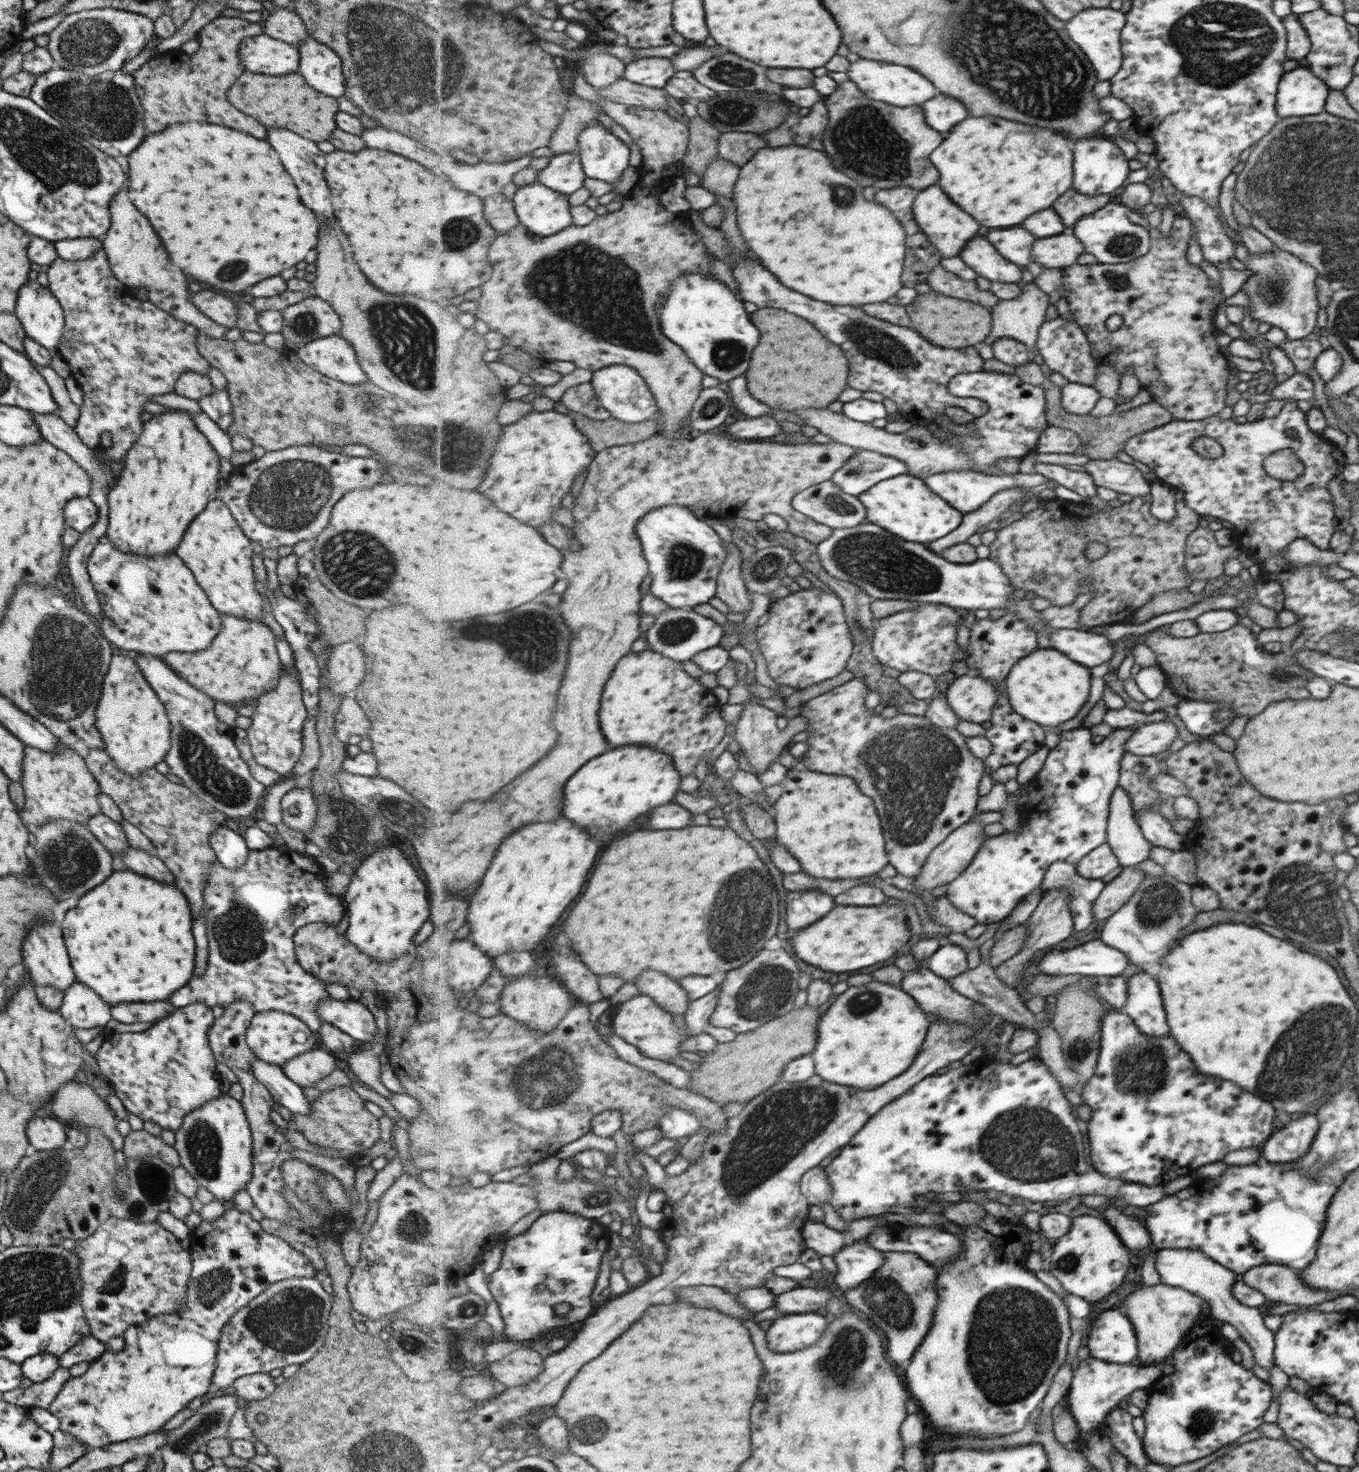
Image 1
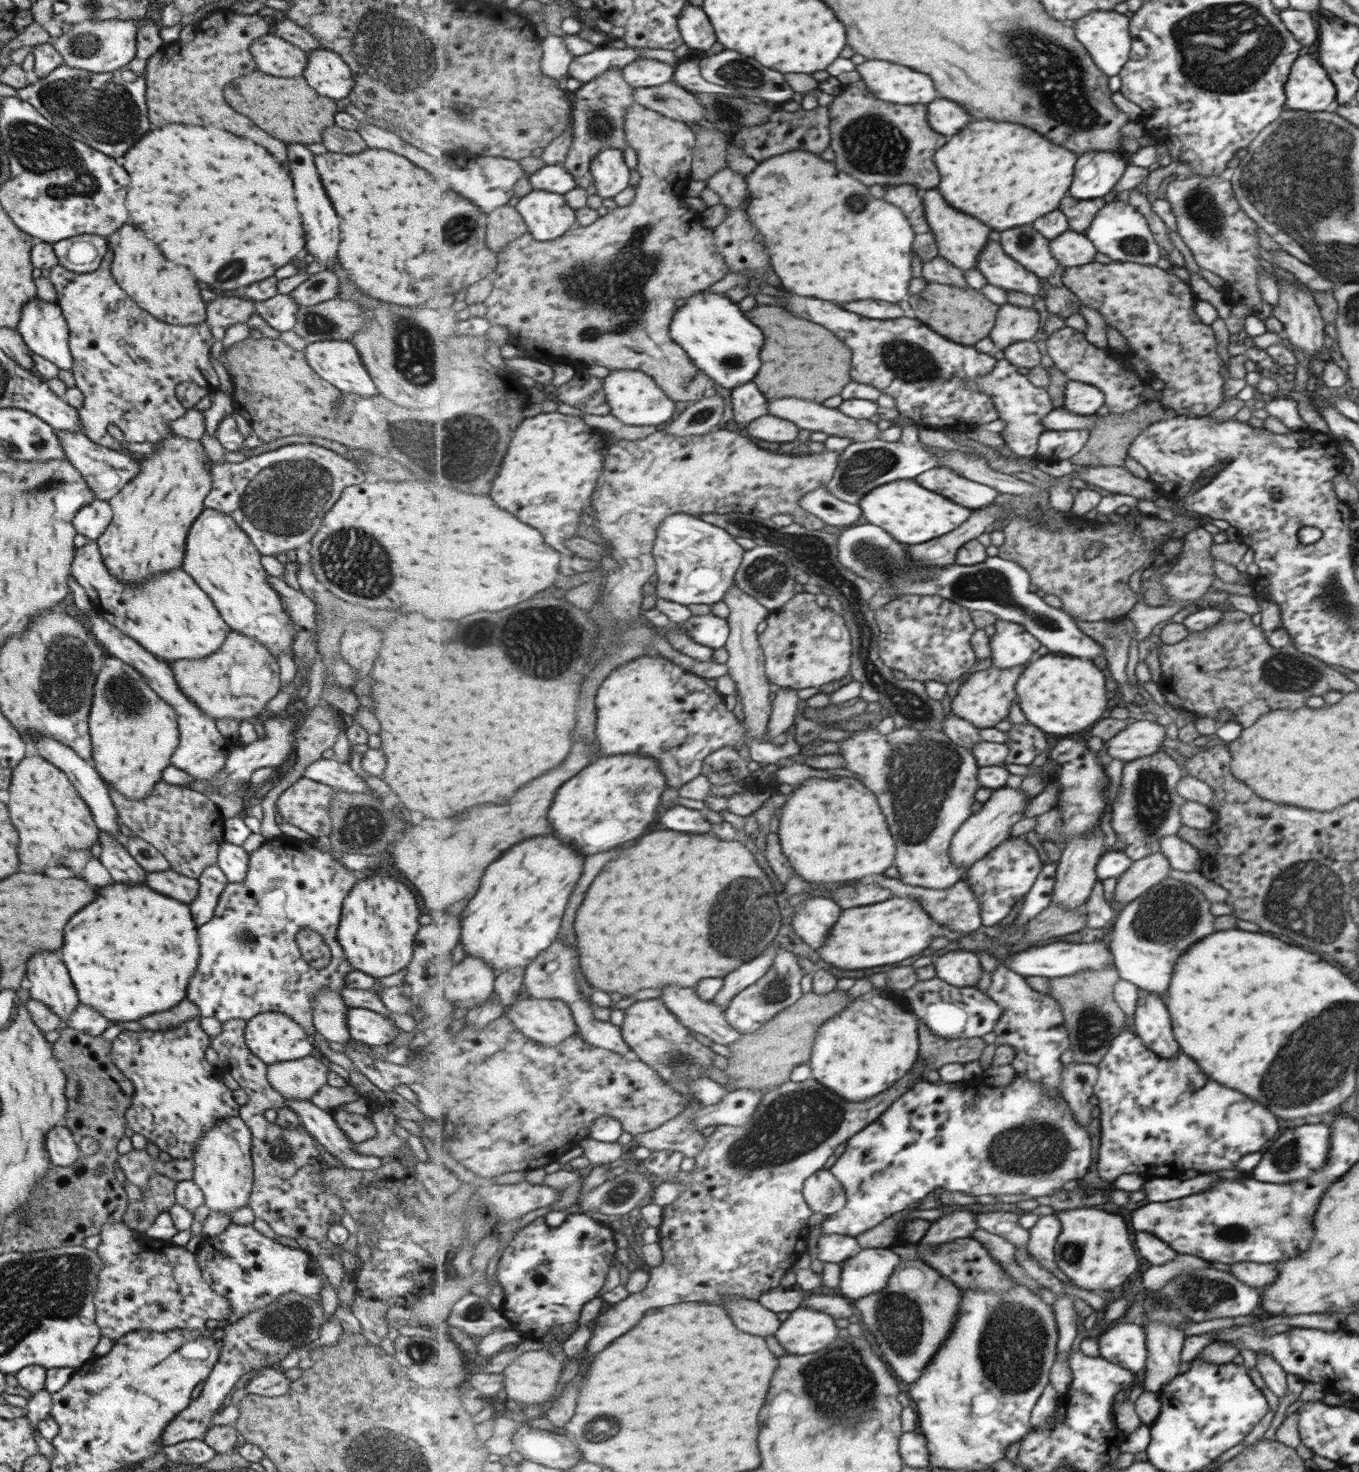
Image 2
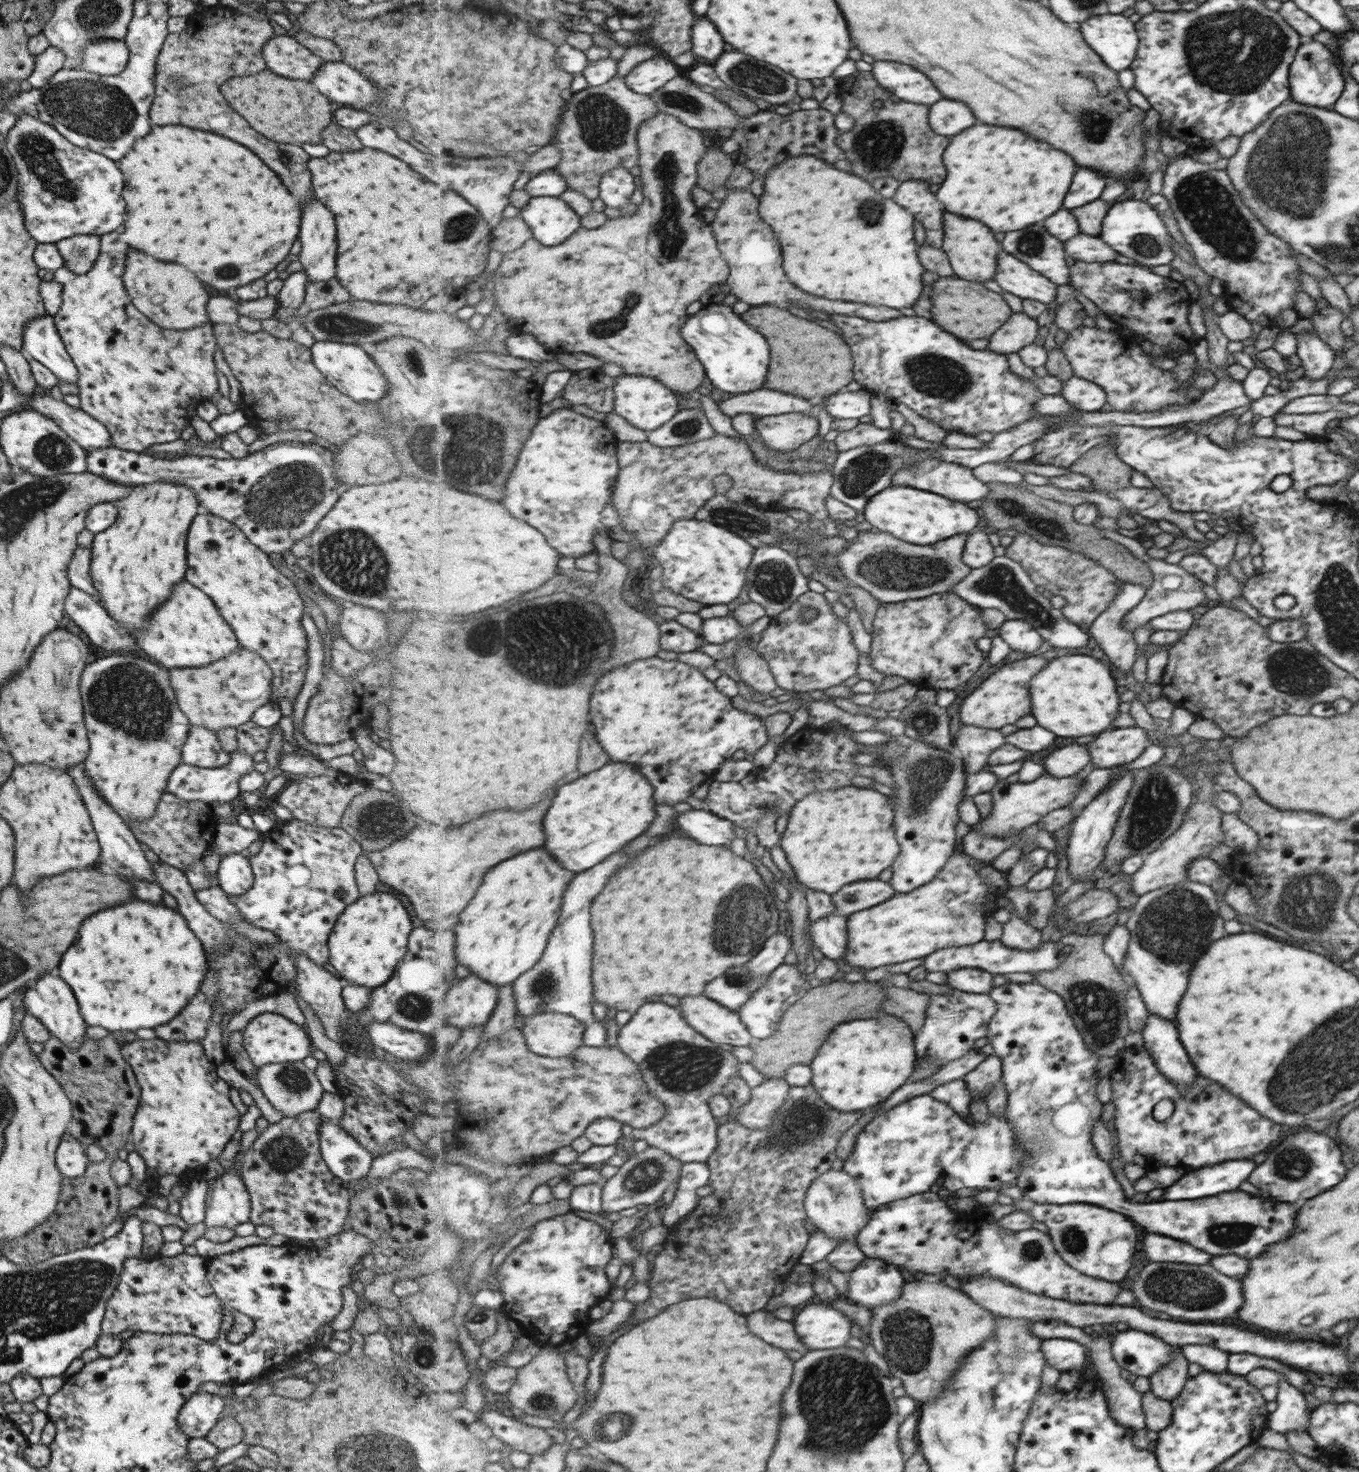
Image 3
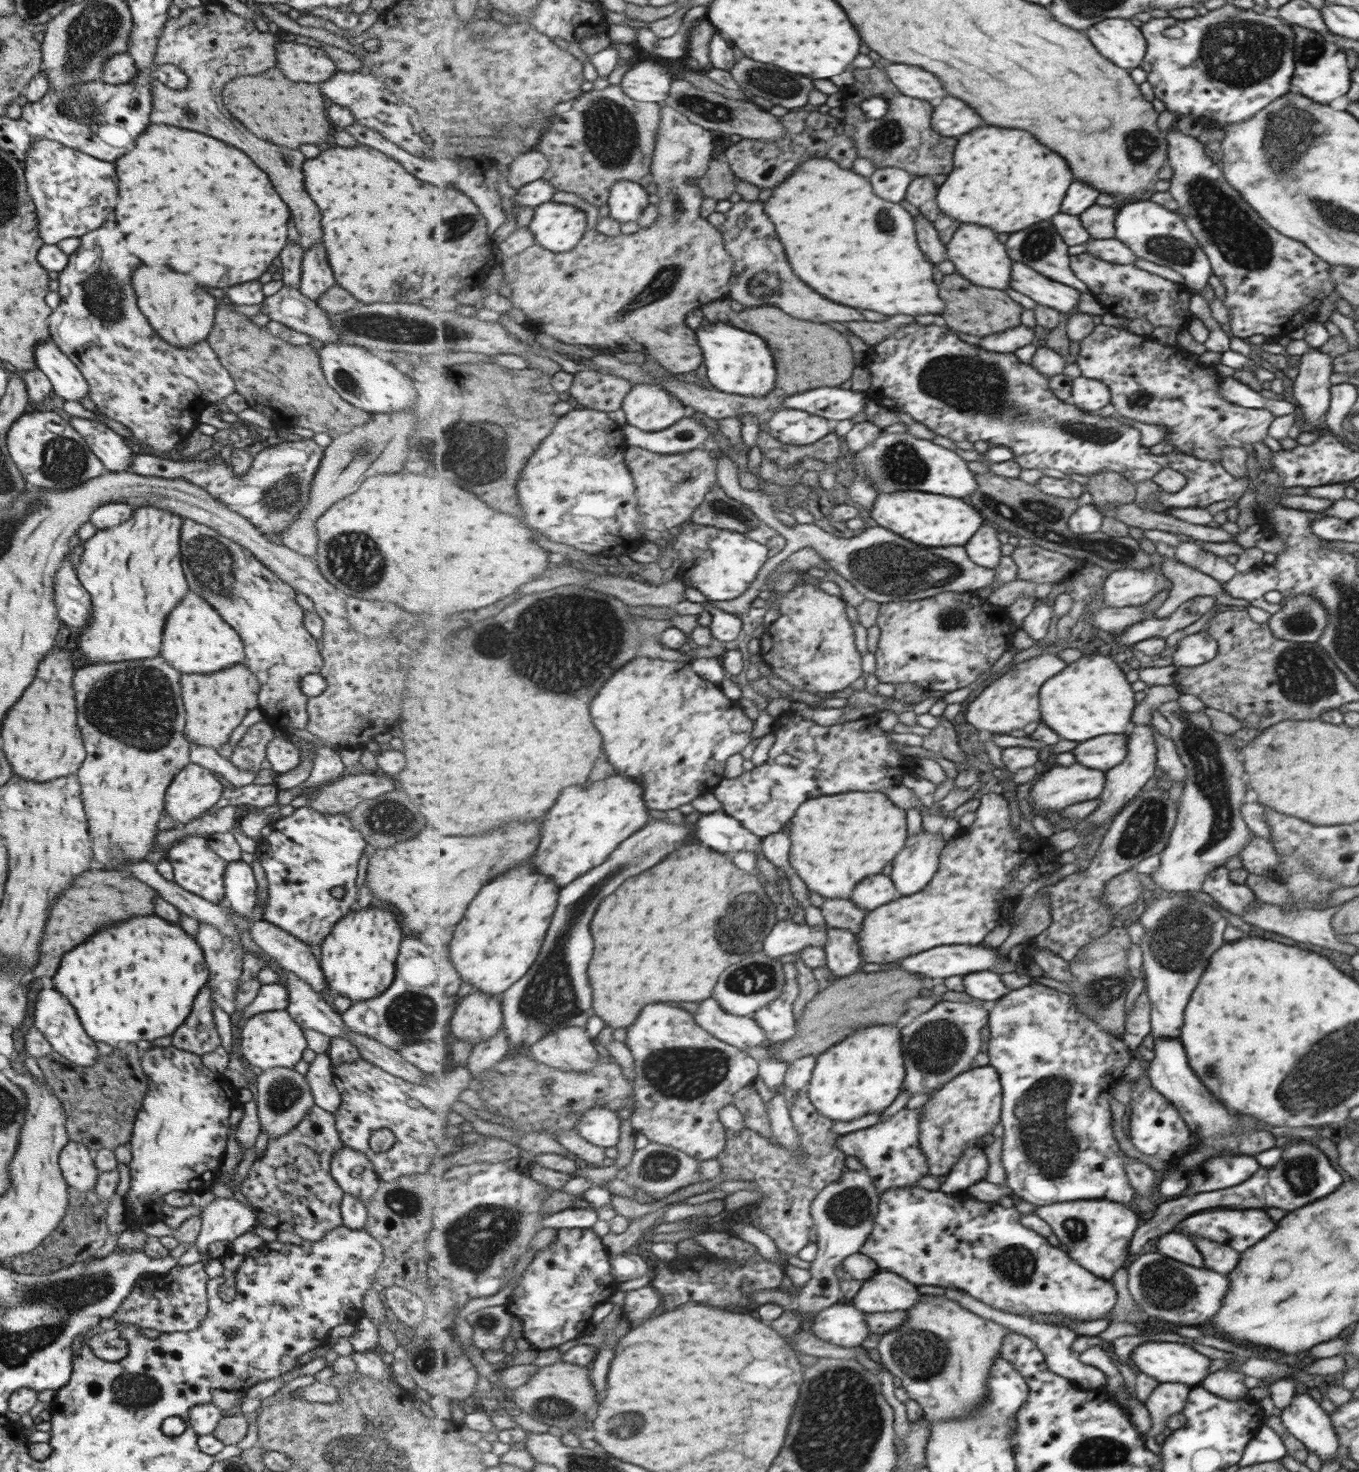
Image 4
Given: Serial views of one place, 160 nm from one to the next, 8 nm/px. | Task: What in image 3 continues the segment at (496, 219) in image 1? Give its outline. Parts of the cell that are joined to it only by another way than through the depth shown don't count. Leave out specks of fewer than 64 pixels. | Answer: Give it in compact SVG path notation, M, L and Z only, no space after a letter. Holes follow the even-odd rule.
M521 216L505 218L492 233L491 249L506 255L522 248L531 239L534 234Z

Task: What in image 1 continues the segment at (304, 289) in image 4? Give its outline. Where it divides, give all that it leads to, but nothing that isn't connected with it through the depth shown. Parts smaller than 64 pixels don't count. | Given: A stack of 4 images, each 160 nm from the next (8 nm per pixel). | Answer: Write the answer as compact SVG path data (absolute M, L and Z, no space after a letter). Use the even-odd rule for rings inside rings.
M271 128L267 130L267 142L271 144L271 148L277 152L285 172L293 178L293 184L297 186L297 190L301 190L299 198L303 198L303 204L315 214L317 222L331 218L331 202L329 202L329 188L325 186L323 180L323 152L317 150L315 142L301 138L289 130L281 130L281 128Z

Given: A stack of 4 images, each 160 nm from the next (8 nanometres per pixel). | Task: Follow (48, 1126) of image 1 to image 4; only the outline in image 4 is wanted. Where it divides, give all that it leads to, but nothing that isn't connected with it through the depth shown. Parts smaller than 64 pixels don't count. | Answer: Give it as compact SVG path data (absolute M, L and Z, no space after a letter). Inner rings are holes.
M67 1141L60 1150L58 1165L63 1181L77 1192L91 1192L99 1173L91 1151L83 1144Z

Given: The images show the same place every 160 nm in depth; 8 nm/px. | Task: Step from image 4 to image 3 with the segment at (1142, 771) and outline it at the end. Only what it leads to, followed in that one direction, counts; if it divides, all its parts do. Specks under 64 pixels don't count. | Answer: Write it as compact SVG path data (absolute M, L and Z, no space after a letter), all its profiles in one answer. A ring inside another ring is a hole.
M1119 769L1120 774L1108 784L1107 788L1089 804L1074 820L1071 828L1070 840L1066 849L1068 858L1068 870L1079 882L1085 882L1093 876L1092 872L1099 866L1106 854L1106 845L1113 837L1114 826L1118 817L1121 816L1123 803L1126 801L1127 793L1134 784L1134 772L1137 769Z

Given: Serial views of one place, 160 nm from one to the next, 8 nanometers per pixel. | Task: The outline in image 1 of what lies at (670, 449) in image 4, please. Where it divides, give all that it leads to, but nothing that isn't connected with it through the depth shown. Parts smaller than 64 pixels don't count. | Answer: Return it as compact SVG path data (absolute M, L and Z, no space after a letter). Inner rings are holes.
M716 387L703 389L689 416L689 424L695 430L713 430L727 422L731 406L733 402L725 390Z

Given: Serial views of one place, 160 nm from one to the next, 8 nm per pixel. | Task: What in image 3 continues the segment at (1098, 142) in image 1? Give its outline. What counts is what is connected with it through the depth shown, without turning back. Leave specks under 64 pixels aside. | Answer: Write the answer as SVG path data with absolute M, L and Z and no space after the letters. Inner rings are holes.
M1079 167L1078 172L1075 186L1071 186L1071 194L1067 194L1067 208L1071 212L1099 200L1099 194L1107 184L1107 178L1097 169Z

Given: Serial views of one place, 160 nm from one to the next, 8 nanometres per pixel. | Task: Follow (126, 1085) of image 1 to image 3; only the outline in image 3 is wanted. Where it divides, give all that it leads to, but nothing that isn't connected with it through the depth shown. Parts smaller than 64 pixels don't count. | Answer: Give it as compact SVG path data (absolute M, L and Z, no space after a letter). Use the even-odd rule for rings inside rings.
M136 1037L122 1043L119 1052L131 1067L140 1088L130 1128L134 1149L143 1157L146 1168L154 1170L157 1178L164 1174L192 1174L191 1180L197 1180L200 1178L197 1168L203 1168L203 1164L216 1158L239 1124L239 1112L229 1101L230 1086L217 1077L216 1065L207 1060L201 1041L177 1042L157 1037L144 1040Z

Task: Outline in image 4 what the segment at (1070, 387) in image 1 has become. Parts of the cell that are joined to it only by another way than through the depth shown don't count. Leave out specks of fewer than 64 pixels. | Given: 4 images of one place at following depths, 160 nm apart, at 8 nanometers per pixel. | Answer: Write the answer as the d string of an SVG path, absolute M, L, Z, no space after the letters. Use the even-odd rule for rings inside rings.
M1083 376L1073 381L1071 402L1077 407L1096 412L1110 402L1110 391L1106 383Z

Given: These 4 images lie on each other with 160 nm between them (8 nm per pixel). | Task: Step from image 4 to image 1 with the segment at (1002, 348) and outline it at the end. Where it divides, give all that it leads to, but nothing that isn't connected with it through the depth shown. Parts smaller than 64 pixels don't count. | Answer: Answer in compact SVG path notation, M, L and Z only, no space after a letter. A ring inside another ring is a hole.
M1036 282L1022 288L1023 294L1011 300L1001 300L991 311L994 317L991 338L987 344L995 344L1002 338L1023 342L1029 351L1038 347L1039 329L1045 322L1050 296L1039 288Z

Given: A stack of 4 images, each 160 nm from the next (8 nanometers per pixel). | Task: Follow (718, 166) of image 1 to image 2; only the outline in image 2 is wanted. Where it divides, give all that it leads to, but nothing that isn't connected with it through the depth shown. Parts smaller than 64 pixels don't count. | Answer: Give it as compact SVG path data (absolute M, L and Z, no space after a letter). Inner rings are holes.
M729 166L711 175L707 186L717 192L721 202L734 213L738 213L739 206L749 198L746 178Z

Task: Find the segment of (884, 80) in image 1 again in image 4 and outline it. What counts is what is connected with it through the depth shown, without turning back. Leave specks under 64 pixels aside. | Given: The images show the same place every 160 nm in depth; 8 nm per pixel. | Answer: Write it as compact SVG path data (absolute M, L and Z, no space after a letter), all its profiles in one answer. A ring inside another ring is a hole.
M889 64L885 69L896 87L907 96L934 103L939 102L939 98L947 96L939 78L923 70L921 66Z

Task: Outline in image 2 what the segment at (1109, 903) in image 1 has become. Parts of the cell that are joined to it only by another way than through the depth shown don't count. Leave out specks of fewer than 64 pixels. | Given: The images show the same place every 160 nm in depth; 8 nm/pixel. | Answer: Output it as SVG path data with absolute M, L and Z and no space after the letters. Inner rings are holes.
M1160 851L1133 861L1129 868L1116 878L1112 899L1124 905L1134 901L1151 886L1167 877L1169 868L1166 855Z

